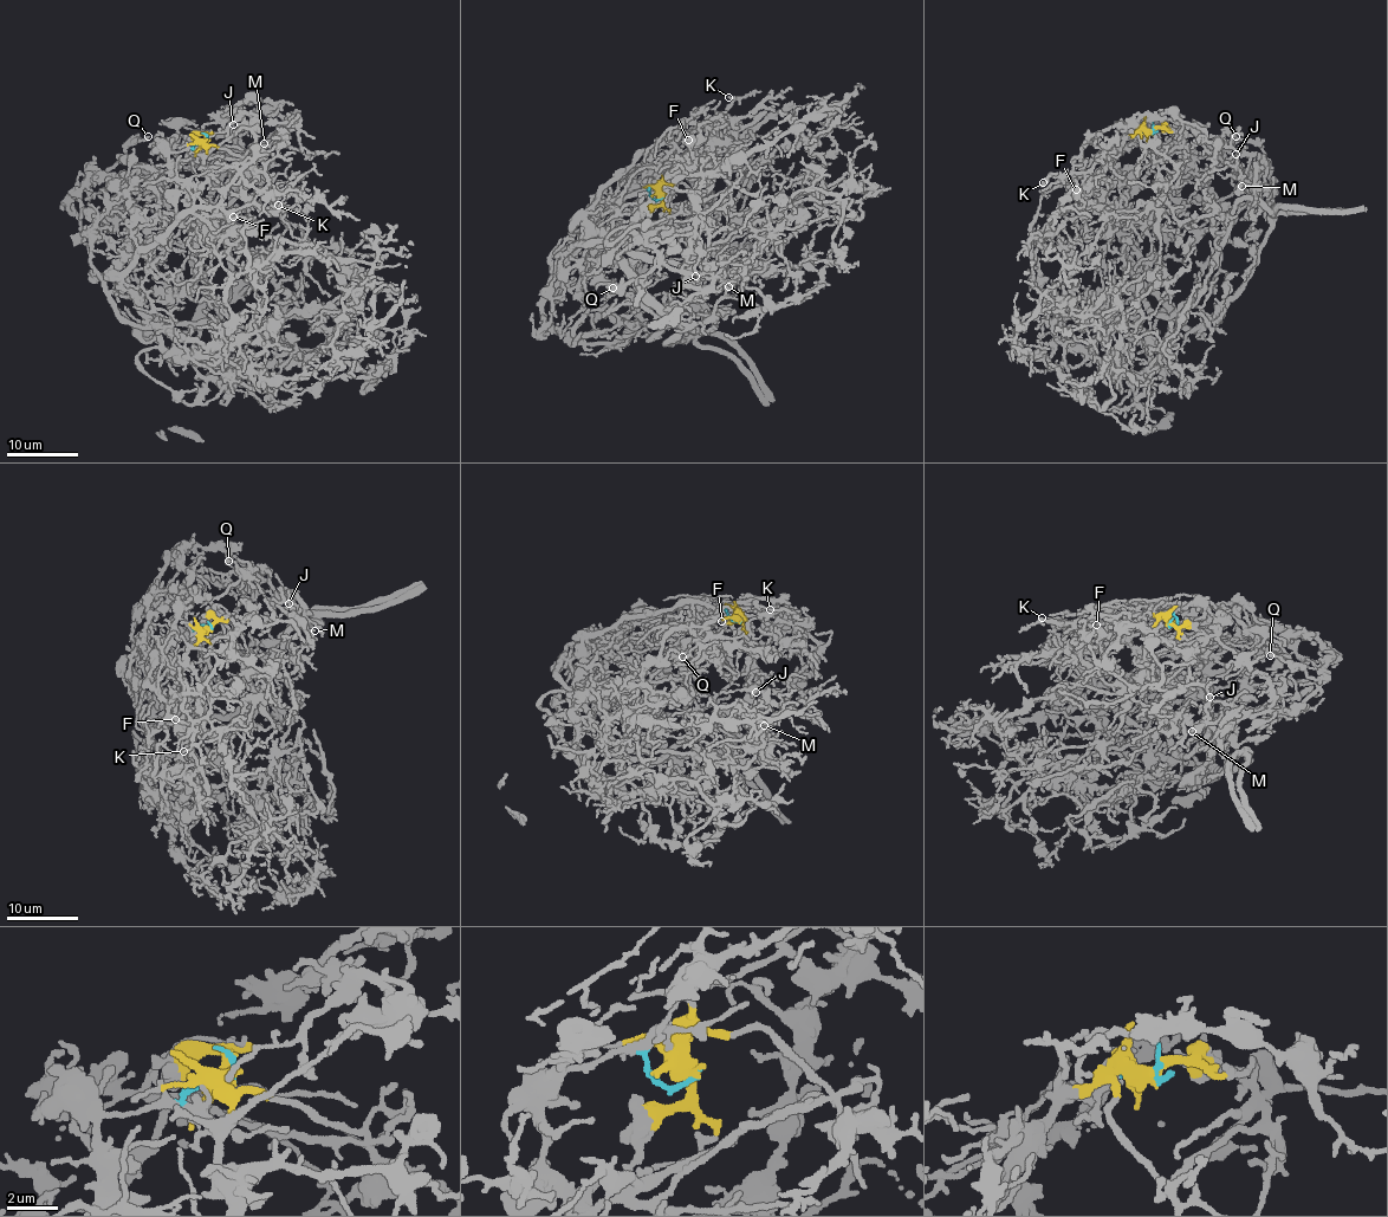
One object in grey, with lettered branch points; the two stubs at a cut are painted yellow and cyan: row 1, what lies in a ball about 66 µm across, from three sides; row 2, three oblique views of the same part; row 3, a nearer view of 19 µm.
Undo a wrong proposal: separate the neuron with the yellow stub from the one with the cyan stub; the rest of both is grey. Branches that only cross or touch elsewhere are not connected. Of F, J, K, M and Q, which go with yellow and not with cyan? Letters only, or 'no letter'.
F, K

